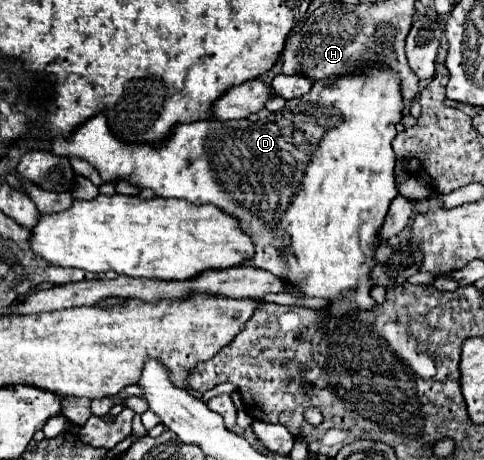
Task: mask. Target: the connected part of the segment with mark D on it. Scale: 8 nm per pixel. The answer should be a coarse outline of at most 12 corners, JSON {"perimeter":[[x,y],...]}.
{"perimeter":[[393,72],[259,118],[59,156],[213,204],[245,262],[339,318],[371,310],[395,186]]}

